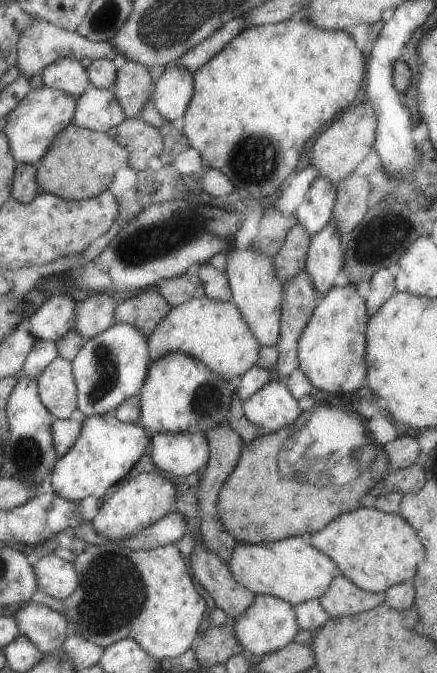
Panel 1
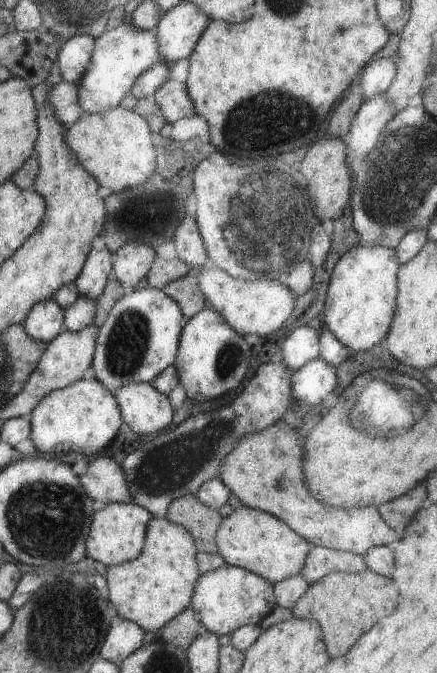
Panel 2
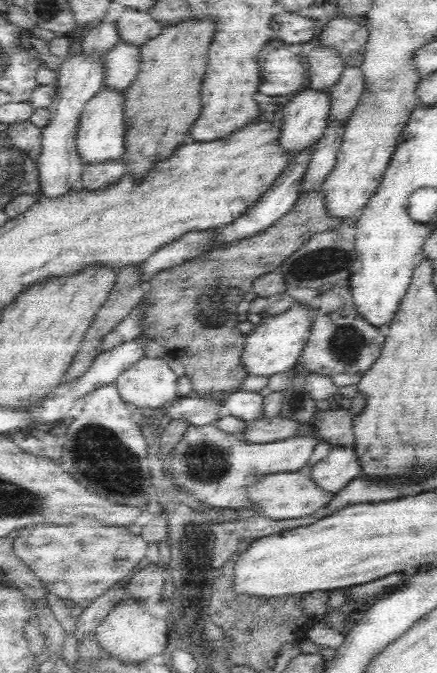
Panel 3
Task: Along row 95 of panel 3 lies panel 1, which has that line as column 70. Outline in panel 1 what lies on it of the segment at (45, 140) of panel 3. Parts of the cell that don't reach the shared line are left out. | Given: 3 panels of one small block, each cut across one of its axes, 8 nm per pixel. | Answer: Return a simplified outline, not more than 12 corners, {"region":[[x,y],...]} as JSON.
{"region":[[71,56],[43,68],[45,88],[79,98],[89,88],[87,68]]}

